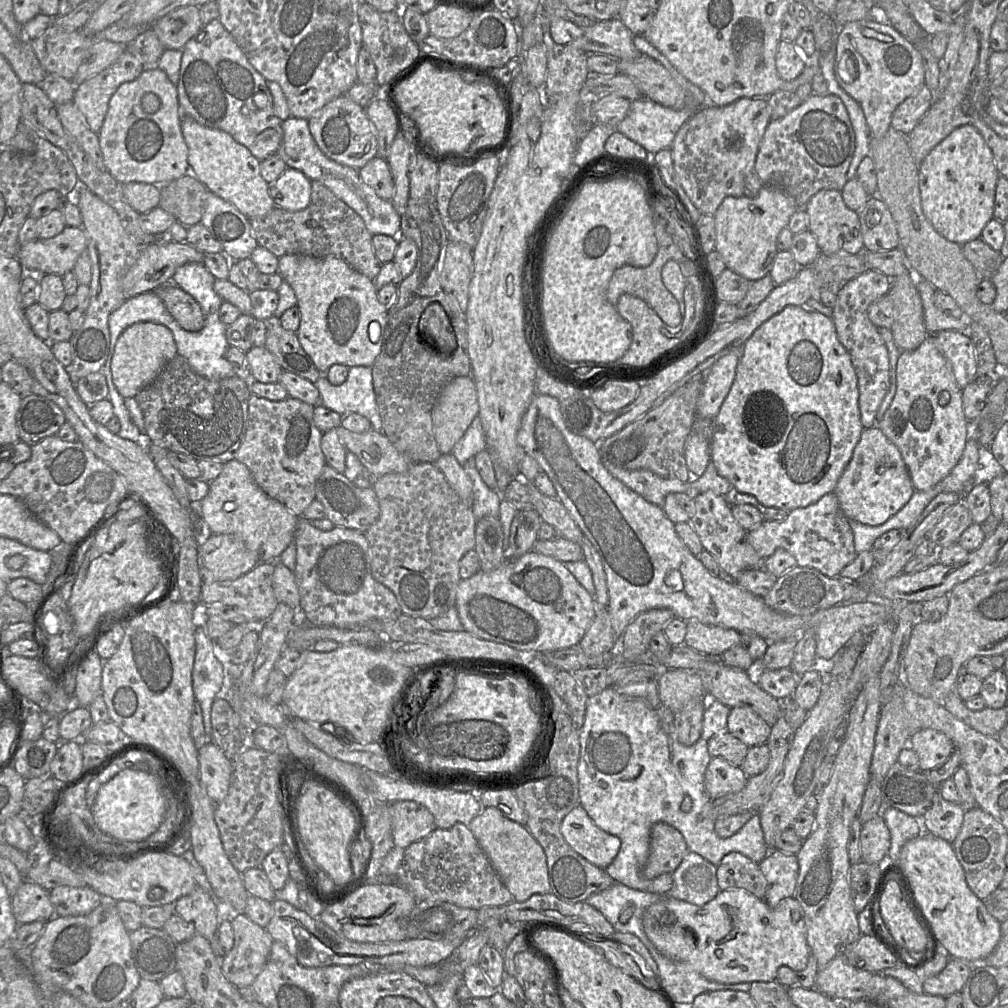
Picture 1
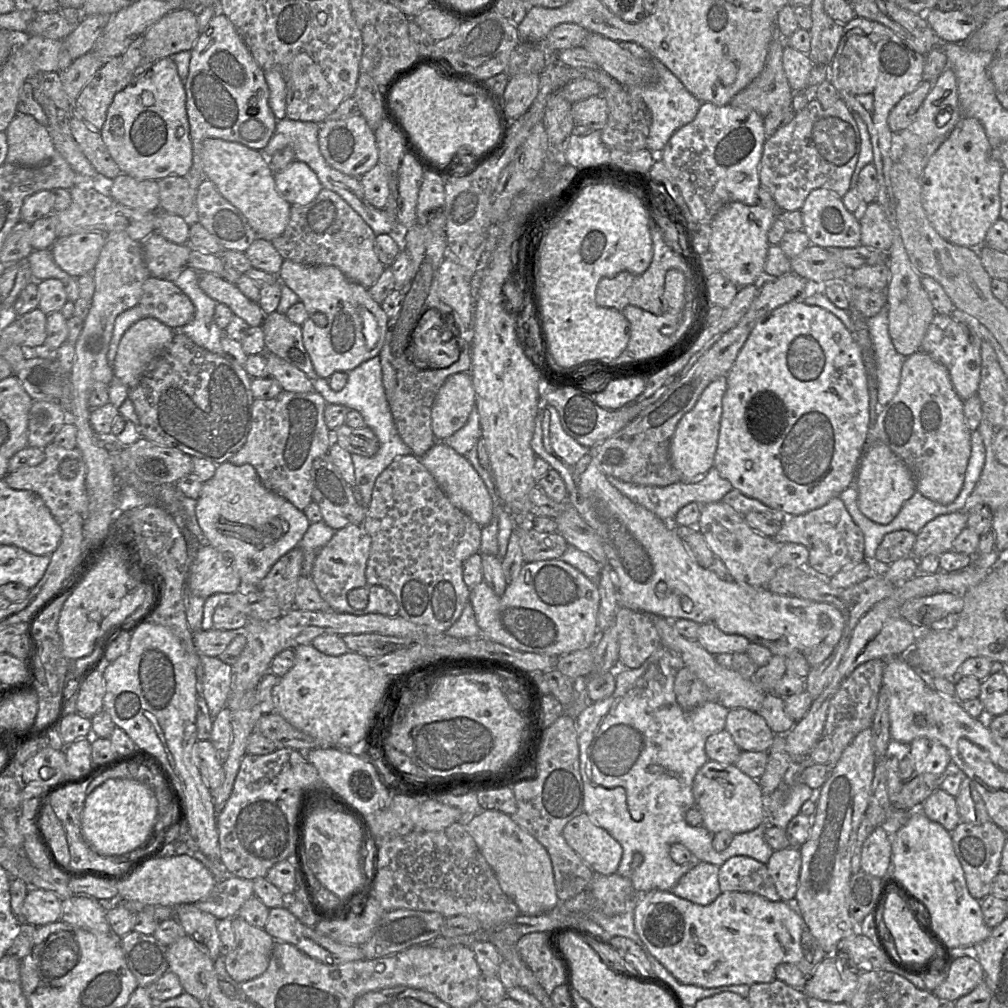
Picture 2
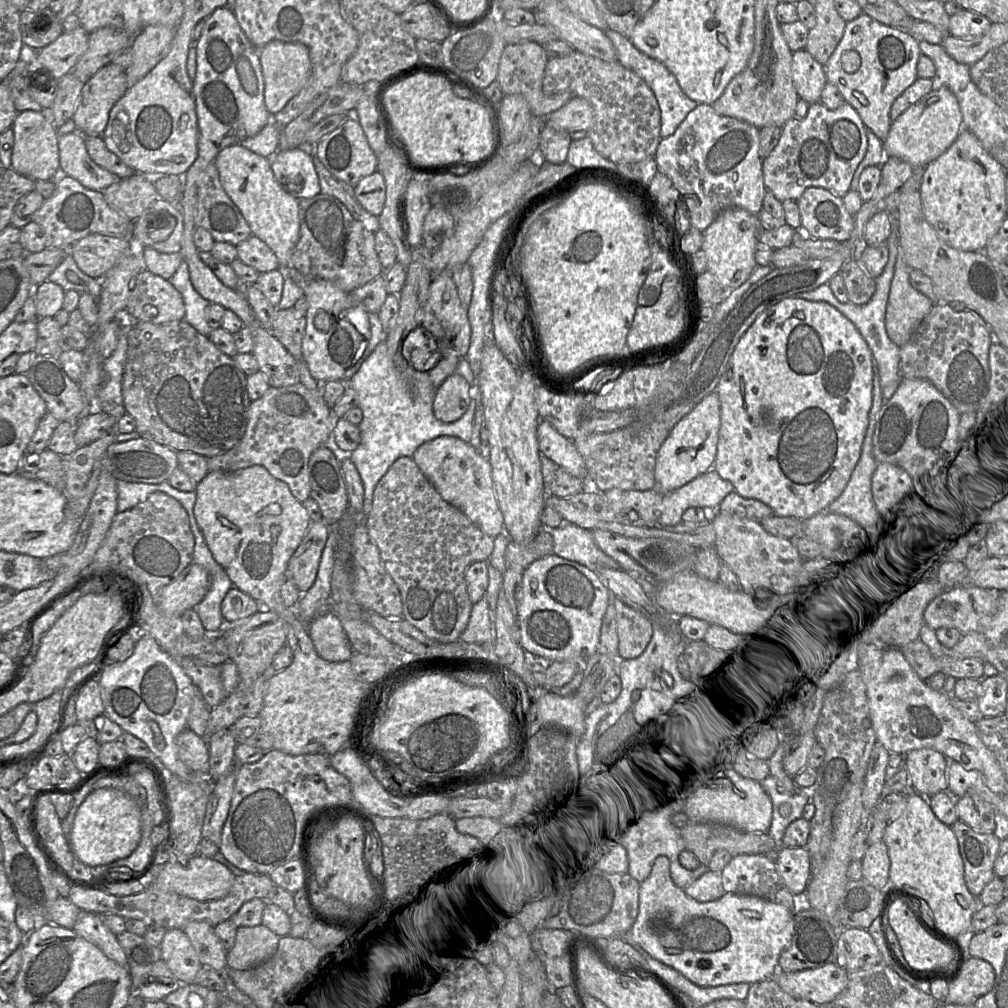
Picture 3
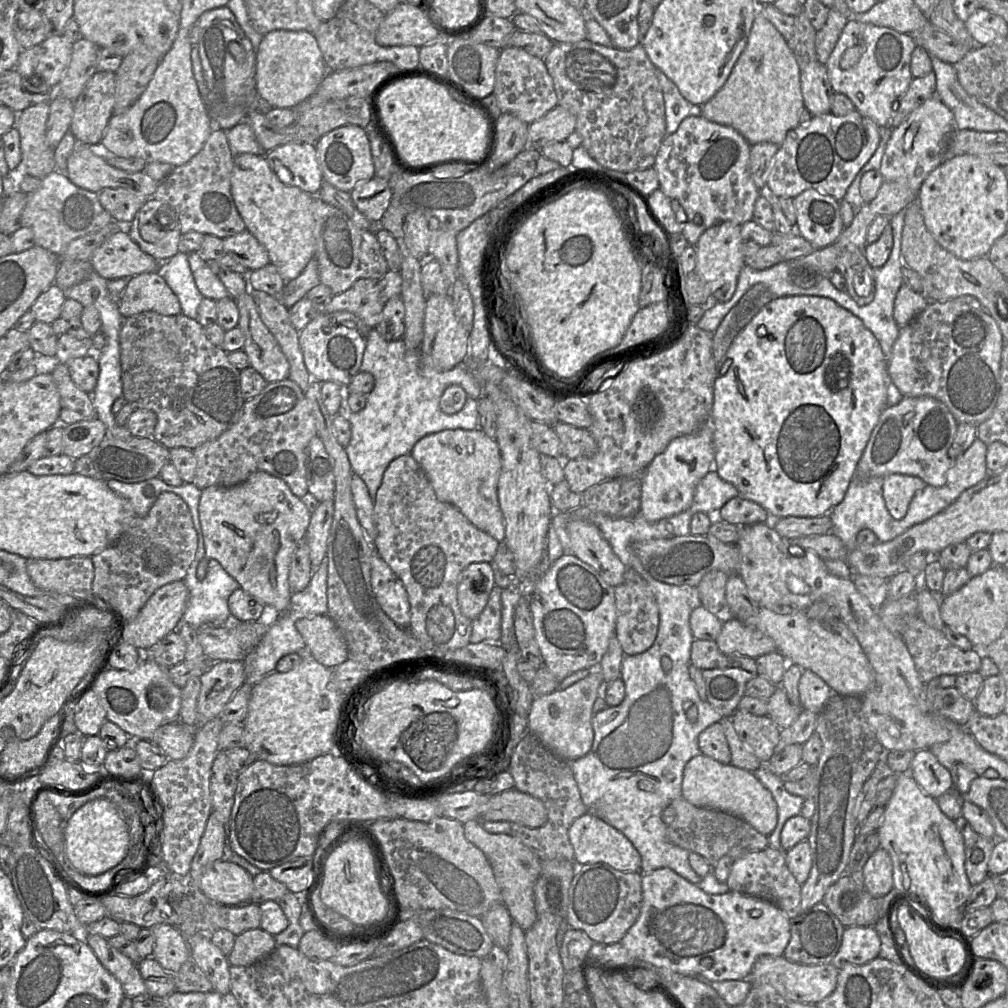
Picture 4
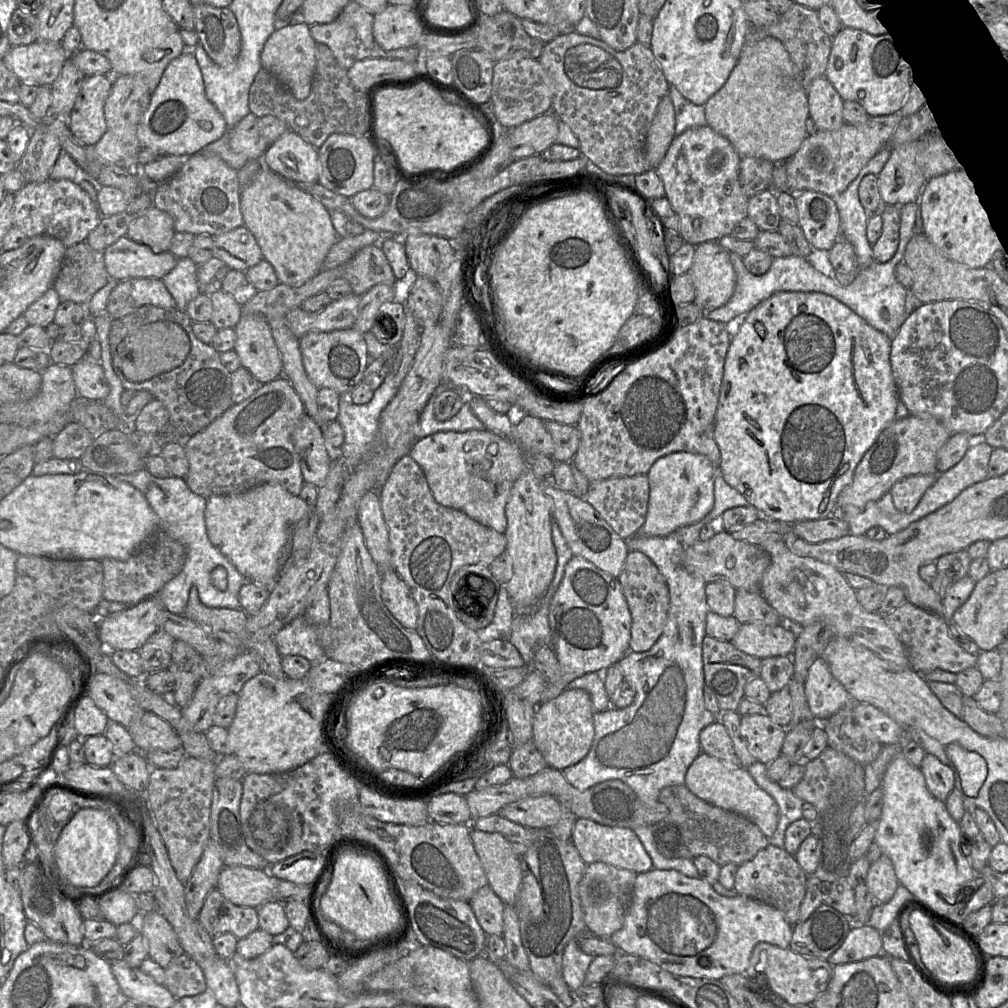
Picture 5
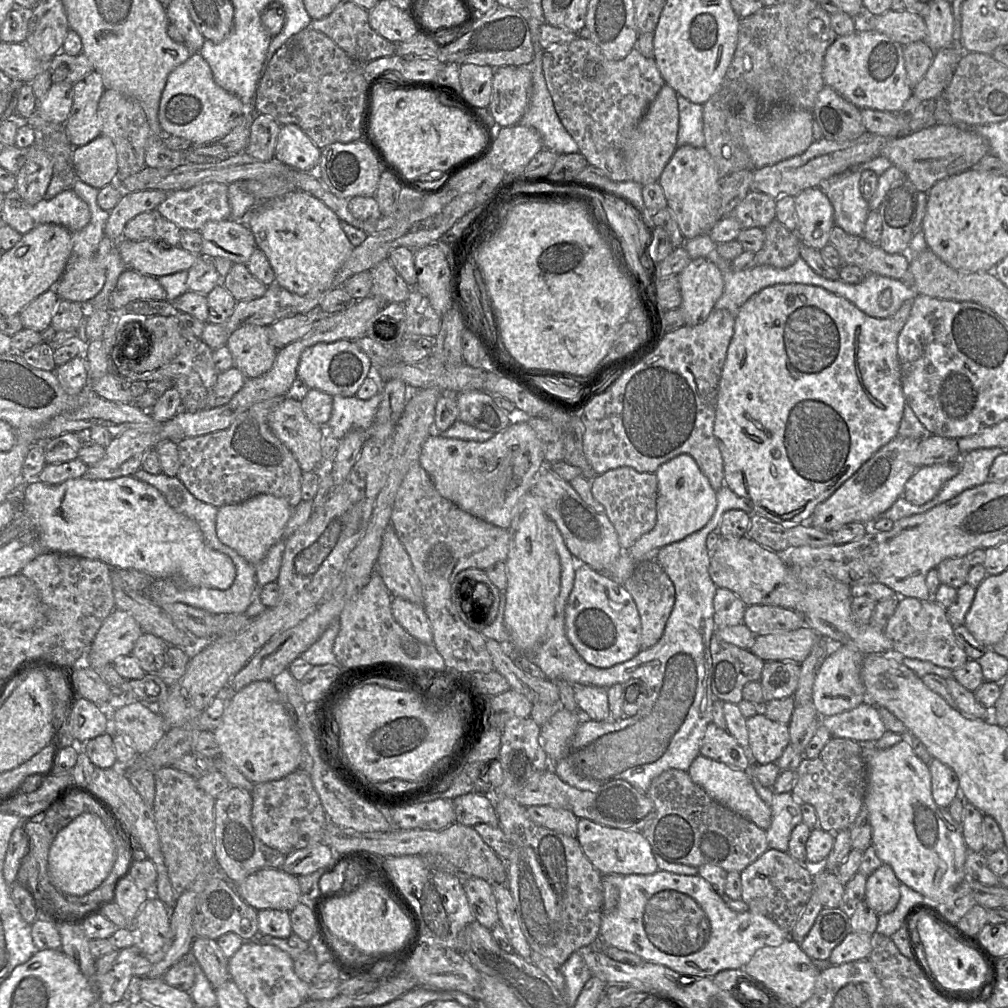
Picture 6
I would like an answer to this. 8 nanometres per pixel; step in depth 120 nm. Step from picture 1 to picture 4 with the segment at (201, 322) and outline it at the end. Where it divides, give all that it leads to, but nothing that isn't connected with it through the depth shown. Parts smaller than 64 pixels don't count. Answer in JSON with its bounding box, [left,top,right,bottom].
[118,271,182,317]

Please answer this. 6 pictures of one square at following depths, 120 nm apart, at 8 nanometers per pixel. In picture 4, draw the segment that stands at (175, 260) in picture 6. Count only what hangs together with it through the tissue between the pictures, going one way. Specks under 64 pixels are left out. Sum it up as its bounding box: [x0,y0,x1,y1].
[90,227,160,280]

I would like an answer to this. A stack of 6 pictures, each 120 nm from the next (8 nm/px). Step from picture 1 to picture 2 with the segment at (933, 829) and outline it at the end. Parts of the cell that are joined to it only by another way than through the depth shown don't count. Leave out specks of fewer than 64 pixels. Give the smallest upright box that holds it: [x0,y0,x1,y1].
[919,788,961,832]

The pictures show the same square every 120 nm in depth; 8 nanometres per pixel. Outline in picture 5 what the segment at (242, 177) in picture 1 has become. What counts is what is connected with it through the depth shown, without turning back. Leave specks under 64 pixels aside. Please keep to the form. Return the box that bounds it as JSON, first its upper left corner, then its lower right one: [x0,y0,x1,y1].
[240,168,339,287]

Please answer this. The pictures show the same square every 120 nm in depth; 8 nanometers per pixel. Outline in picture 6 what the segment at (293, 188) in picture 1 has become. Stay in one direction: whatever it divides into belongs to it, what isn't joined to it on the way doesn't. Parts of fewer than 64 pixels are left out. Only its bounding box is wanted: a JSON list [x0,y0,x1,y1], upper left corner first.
[274,124,321,172]

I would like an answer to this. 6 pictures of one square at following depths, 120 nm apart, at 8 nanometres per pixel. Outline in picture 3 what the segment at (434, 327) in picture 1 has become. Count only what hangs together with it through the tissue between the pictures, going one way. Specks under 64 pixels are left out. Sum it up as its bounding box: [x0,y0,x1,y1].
[402,327,441,372]

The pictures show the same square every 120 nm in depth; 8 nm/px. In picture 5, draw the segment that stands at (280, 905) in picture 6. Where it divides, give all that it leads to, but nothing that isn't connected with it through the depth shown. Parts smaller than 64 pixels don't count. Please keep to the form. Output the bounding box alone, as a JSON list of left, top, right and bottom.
[216,866,277,907]

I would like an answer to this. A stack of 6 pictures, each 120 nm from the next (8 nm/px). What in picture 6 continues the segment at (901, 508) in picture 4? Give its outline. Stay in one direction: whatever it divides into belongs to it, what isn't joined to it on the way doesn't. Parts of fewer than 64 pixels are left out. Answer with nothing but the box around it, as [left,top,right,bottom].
[902,462,959,505]

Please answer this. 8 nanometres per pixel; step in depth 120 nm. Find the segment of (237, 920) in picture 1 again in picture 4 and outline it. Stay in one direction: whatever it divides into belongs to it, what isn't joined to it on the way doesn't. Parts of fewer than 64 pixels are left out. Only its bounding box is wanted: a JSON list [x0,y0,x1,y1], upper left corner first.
[227,928,276,966]

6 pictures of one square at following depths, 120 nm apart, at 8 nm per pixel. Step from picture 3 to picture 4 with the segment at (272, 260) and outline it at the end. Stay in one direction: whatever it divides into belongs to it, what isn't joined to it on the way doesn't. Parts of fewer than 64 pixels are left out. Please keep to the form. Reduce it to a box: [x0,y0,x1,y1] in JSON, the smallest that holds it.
[223,231,270,271]

